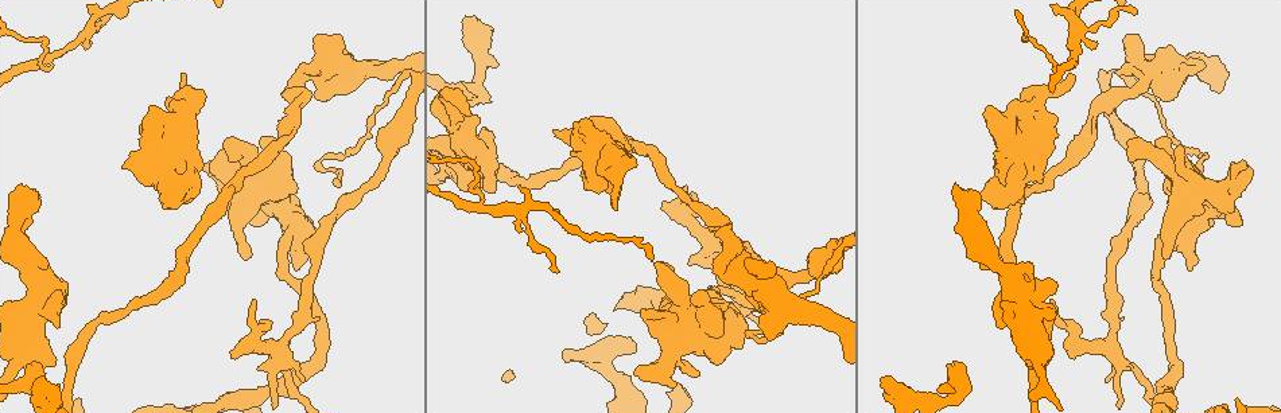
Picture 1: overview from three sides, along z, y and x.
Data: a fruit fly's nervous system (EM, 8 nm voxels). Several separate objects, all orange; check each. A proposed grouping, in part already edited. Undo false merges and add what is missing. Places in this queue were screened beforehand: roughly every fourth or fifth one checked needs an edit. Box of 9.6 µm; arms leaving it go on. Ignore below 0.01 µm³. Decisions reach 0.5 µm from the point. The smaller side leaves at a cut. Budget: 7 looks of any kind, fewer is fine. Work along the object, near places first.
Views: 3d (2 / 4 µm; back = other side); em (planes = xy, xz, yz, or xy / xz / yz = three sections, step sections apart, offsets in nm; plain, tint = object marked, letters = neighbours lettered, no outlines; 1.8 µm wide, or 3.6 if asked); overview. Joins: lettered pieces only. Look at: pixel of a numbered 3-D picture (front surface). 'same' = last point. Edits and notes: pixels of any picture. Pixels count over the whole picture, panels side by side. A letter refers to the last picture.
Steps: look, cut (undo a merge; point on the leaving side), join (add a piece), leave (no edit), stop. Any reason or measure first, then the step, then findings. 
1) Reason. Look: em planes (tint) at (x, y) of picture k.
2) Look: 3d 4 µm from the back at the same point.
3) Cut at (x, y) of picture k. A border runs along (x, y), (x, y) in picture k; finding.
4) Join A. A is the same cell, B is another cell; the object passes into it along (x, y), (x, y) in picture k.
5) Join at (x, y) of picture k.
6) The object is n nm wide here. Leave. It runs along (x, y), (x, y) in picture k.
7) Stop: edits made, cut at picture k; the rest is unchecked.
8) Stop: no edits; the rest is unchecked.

Look: em 3.6 µm yz step 16 (letters) at (995, 324) of picture 1.

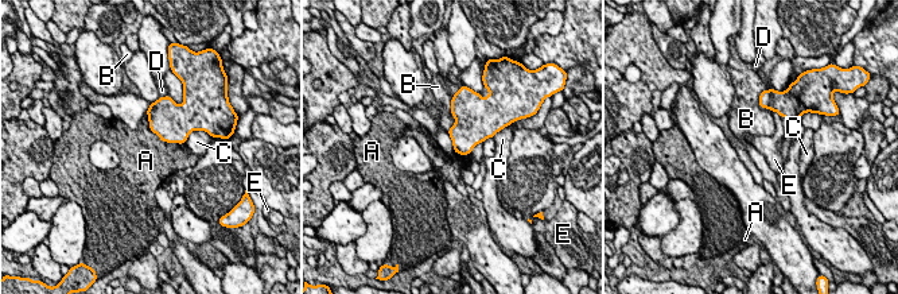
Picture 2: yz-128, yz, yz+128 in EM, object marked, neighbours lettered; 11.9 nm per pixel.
Cut it another way. Look: em 3.6 µm planes (letters) at the same point.

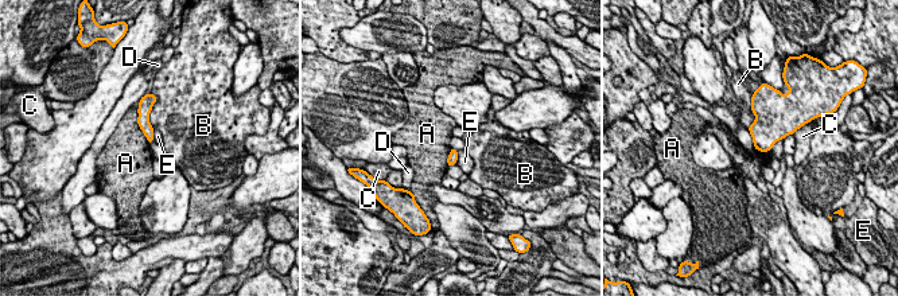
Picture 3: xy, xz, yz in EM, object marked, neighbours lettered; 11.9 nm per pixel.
Leave. A, B, C, D and E are other cells; a border runs along (136, 108), (137, 127), (148, 144) in picture 3; none of them fits.

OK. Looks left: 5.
An open end. Look: 3d 4 µm at (233, 356) of picture 1.

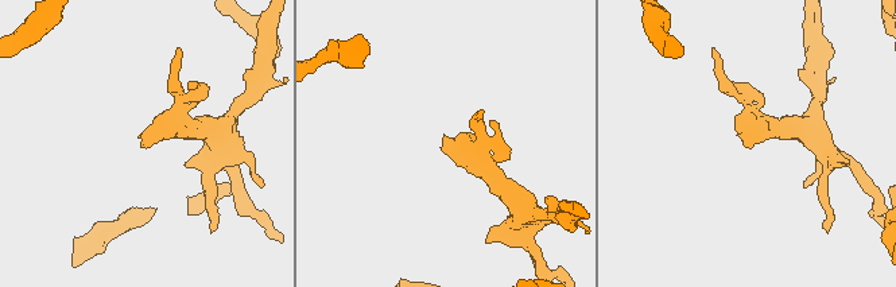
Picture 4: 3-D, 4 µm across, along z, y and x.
Look: em planes (plain) at (444, 143) of picture 4.

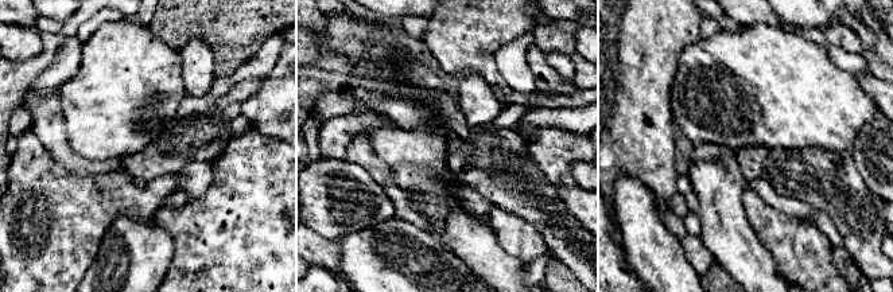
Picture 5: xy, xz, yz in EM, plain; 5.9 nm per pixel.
Look: em planes (letters) at the same point.

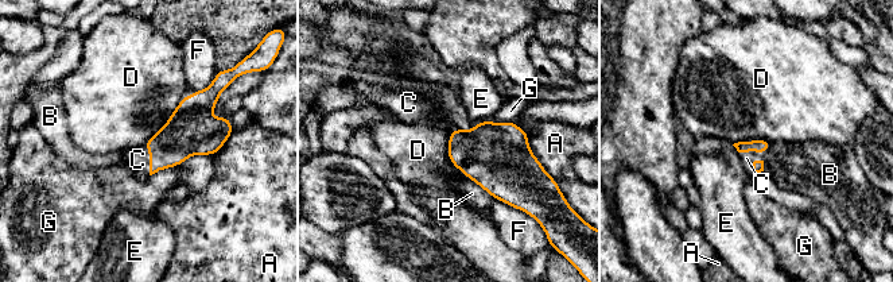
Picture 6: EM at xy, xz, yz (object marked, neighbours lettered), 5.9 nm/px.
Join at (746, 158) of picture 6. C is the same cell, A, B, D, E, F and G are other cells; the neuron continues.

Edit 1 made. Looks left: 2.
Sharp bend. Look: em planes (letters) at (1137, 90) of picture 1.

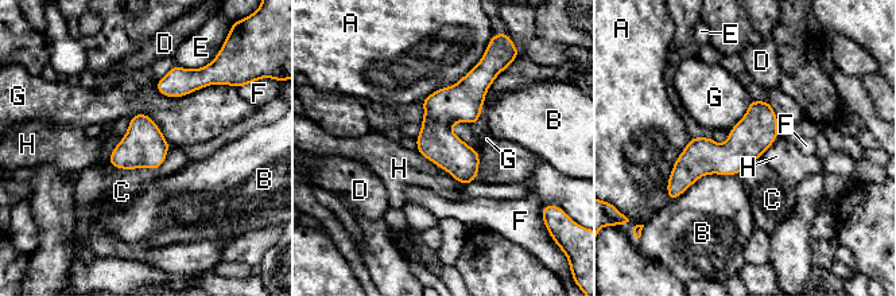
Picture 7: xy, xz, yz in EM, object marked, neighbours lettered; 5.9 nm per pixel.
The longest contact is with B, 440 nm. Leave. A, B, C, D, E, F, G and H are other cells; it runs along (765, 105), (677, 189) in picture 7; continuous, no second neuron.

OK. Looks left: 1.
Stop: edits made, join at picture 6; the rest is unchecked.

